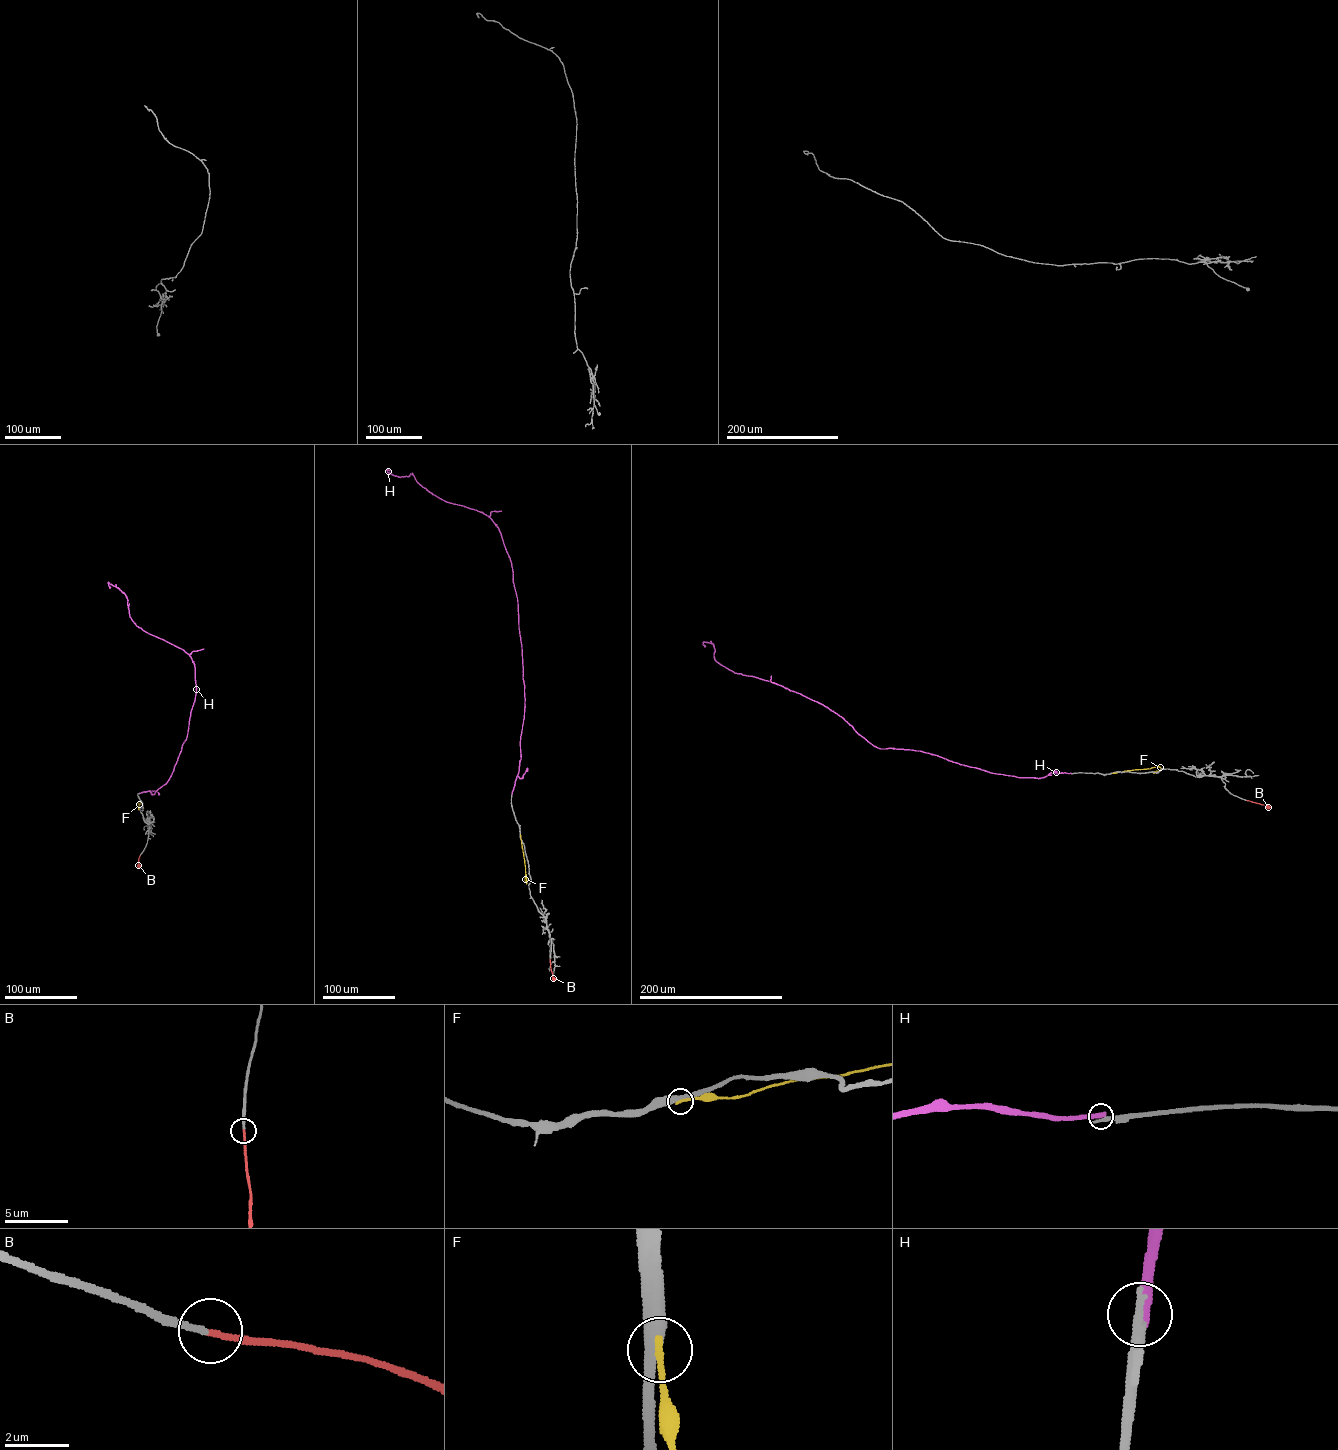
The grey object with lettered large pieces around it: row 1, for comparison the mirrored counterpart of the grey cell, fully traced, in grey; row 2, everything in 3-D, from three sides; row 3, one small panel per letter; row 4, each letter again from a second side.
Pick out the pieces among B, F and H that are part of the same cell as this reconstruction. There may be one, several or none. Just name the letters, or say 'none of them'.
B

